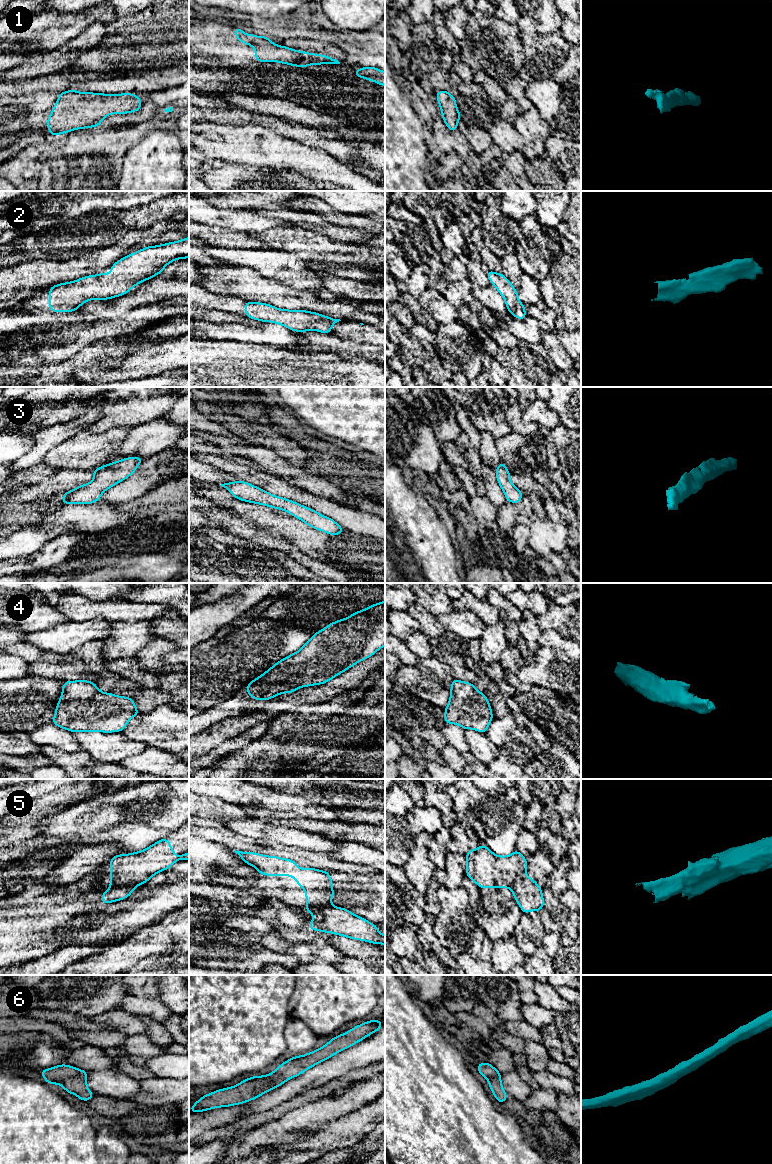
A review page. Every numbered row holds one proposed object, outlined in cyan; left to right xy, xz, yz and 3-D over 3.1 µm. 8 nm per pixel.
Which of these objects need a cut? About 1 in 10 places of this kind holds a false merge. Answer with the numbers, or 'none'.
5

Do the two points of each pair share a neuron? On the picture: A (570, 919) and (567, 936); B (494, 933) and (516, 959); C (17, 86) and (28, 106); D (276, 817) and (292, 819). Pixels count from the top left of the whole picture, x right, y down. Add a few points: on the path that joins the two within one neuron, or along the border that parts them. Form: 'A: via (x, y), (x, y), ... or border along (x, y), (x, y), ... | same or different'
A: via (570, 923), (570, 932) | same
B: border along (512, 935), (499, 941) | different
C: border along (45, 90), (10, 95) | different
D: via (280, 817), (288, 818) | same

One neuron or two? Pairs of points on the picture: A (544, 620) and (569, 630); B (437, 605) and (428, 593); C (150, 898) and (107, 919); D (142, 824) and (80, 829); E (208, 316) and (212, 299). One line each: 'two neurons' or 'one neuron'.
A: one neuron
B: one neuron
C: one neuron
D: one neuron
E: two neurons

